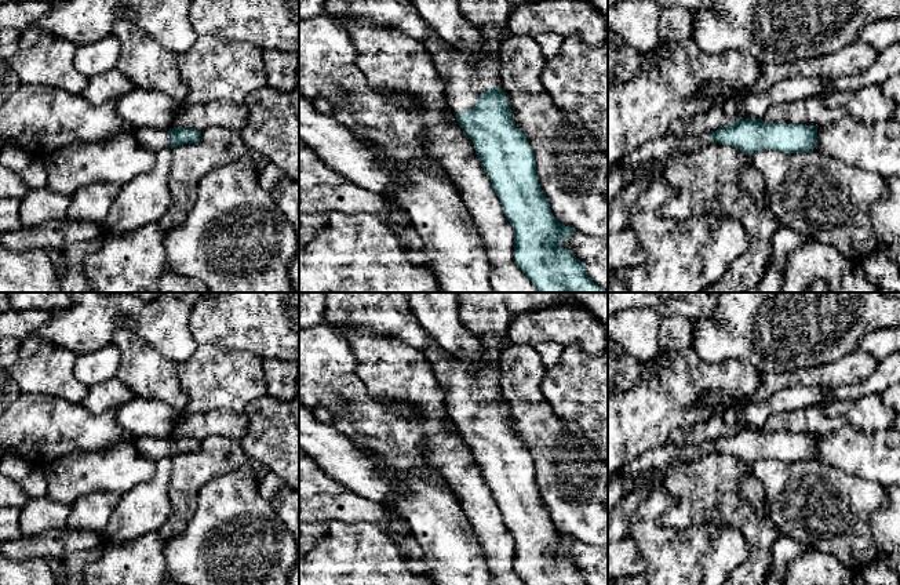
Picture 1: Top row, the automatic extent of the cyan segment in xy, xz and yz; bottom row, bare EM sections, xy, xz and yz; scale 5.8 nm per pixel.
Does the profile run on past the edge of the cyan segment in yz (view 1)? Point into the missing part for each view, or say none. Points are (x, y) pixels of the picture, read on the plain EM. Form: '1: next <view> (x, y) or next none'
1: next none

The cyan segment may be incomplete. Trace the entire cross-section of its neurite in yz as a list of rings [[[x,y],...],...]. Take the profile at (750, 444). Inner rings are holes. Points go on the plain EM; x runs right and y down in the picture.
[[[737,428],[733,433],[717,439],[708,447],[751,464],[766,458],[790,464],[813,461],[817,454],[817,436],[766,433],[762,428]]]

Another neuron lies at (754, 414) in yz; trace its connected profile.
[[[798,386],[776,392],[768,399],[744,404],[737,408],[737,428],[762,428],[776,413],[802,407],[826,406],[828,395],[821,386]]]

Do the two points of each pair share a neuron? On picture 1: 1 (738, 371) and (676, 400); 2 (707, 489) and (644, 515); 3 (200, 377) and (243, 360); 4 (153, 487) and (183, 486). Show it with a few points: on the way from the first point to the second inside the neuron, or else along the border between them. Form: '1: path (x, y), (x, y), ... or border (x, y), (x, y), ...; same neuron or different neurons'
1: path (722, 378), (698, 378), (691, 385); same neuron
2: border (662, 489), (674, 502), (660, 524), (699, 523); different neurons
3: path (211, 377), (226, 377), (232, 371); same neuron
4: border (172, 458), (168, 487), (170, 515), (166, 519); different neurons

